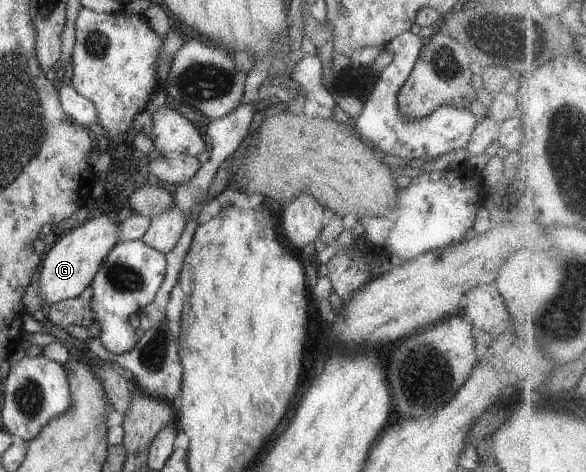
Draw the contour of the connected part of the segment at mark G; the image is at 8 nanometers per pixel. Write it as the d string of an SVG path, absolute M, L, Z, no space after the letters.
M101 213L100 216L86 219L82 224L76 226L72 224L59 237L55 246L48 253L44 253L36 280L40 286L45 308L55 302L77 297L88 288L106 255L120 242L120 222L121 220Z

